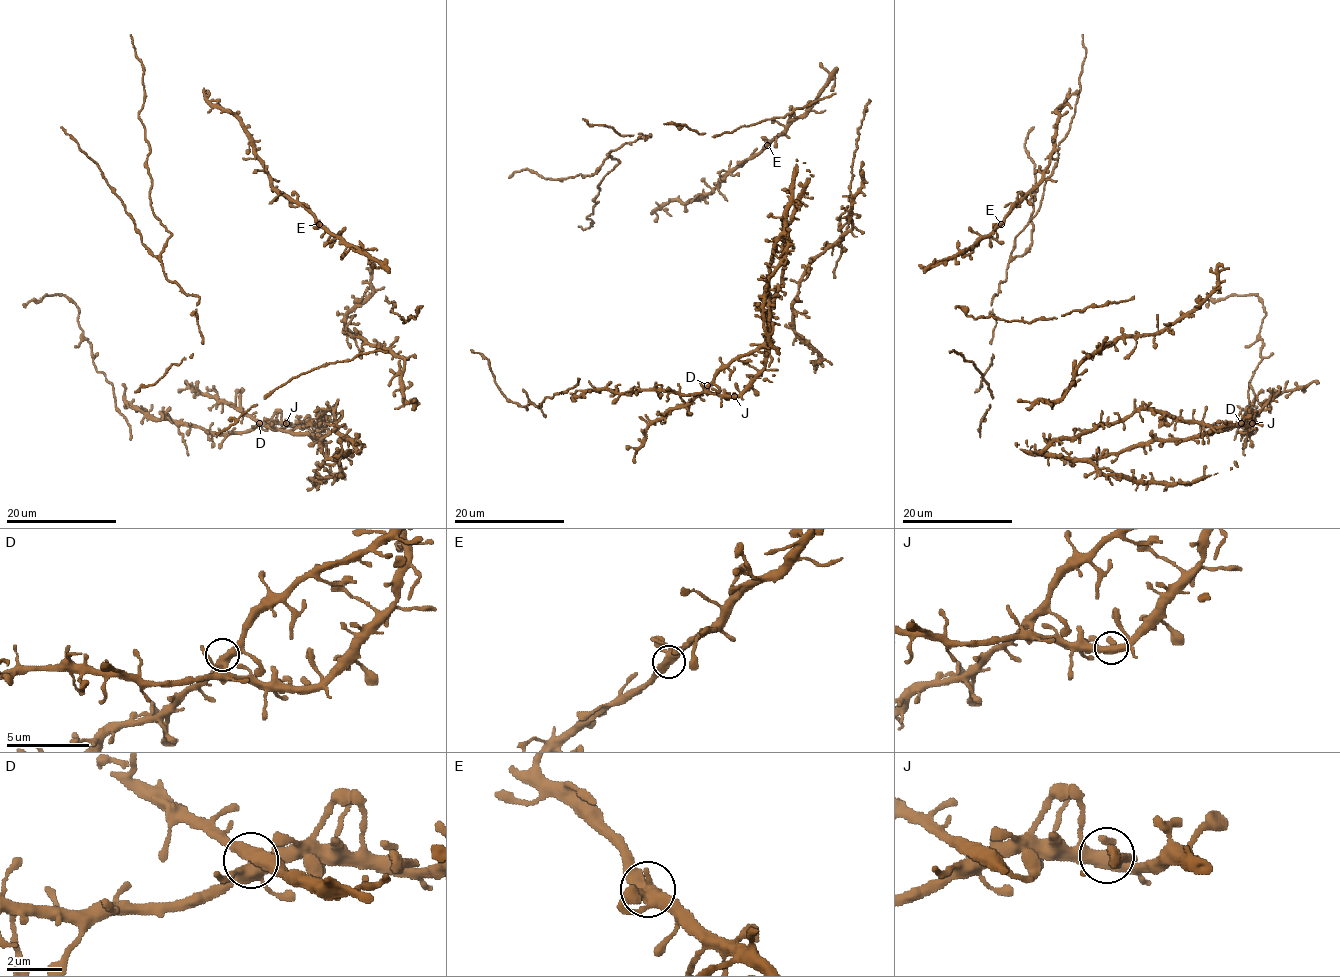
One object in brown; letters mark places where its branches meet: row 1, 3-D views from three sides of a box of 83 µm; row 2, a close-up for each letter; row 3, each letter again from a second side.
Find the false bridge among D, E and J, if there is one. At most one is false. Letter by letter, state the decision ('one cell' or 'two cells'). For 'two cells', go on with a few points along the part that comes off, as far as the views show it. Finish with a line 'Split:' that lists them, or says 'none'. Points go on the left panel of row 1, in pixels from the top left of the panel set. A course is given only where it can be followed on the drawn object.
D: one cell
E: one cell
J: one cell
Split: none

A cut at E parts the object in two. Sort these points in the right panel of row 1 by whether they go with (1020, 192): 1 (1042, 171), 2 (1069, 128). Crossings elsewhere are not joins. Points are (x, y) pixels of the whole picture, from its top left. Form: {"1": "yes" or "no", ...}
{"1": "yes", "2": "no"}

